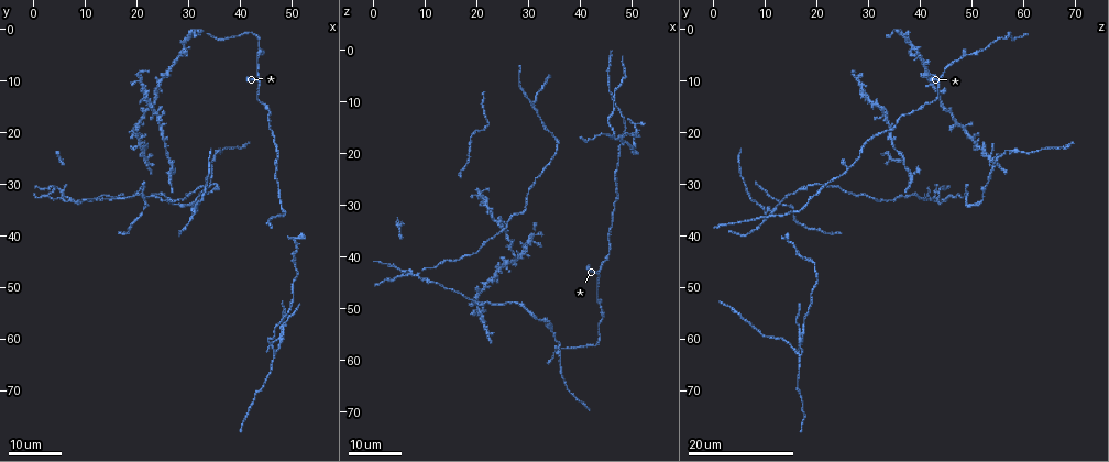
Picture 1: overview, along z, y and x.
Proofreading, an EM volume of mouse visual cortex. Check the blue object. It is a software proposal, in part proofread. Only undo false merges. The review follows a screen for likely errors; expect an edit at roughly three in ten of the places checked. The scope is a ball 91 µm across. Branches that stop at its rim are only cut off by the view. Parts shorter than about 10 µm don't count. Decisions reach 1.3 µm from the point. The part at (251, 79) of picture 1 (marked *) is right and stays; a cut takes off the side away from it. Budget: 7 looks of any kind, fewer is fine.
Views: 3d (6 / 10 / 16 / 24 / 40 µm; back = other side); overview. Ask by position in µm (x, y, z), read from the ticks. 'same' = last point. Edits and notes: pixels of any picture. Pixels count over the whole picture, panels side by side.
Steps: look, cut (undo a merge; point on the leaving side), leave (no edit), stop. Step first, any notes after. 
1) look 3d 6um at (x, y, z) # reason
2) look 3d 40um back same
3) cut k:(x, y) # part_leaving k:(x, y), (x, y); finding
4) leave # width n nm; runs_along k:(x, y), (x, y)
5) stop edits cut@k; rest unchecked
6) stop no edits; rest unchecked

look 3d 16um at (35.0, 31.0, 17.5)

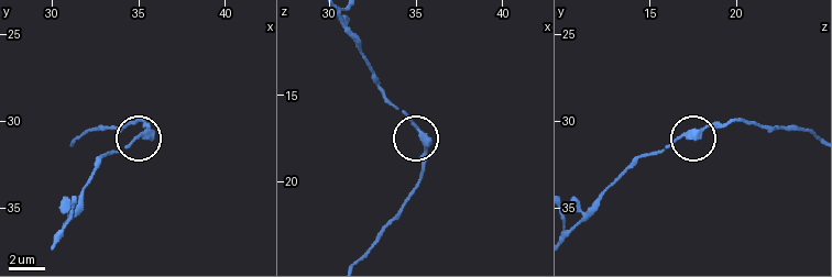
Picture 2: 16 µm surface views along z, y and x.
look 3d 6um at (35.5, 30.8, 17.8)

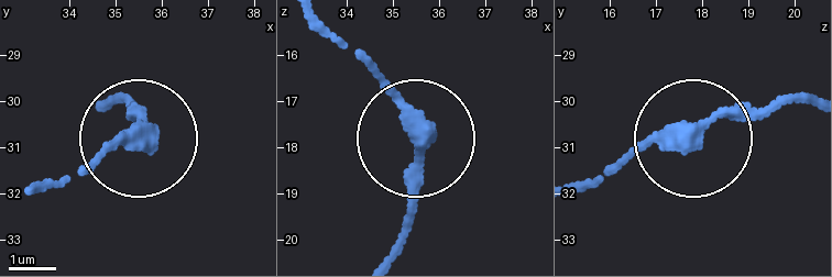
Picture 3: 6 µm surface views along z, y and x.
leave # side_arm 36 um; continuous, no second neuron

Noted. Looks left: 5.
look 3d 16um at (30.5, 34.5, 10.5)

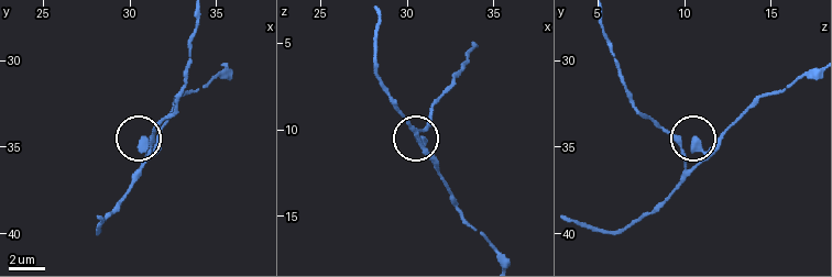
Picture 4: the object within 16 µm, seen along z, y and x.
look 3d 10um at (30.7, 34.9, 10.5)

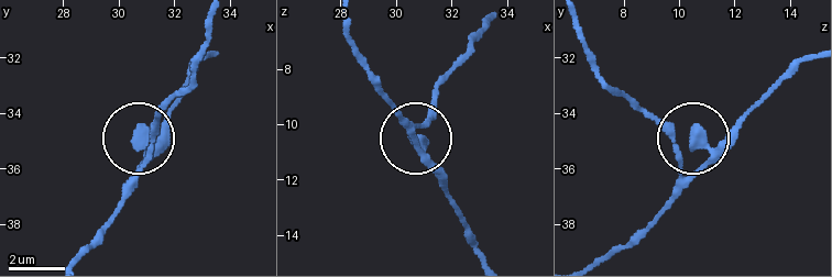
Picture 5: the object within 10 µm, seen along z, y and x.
look 3d 6um at (30.7, 34.8, 10.7)

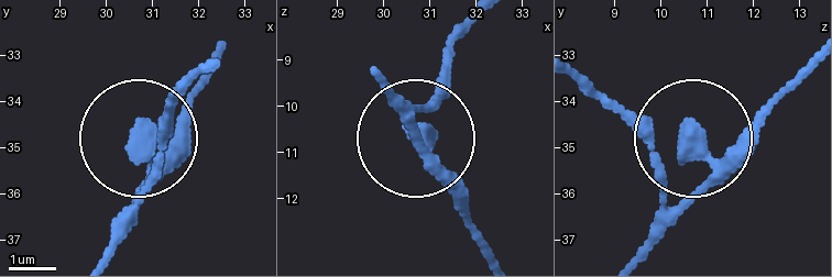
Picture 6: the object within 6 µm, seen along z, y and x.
leave # side_arm 16 um; continuous, no second neuron

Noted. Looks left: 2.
look 3d 24um at (48.0, 59.0, 17.5) # side arm on a straight run

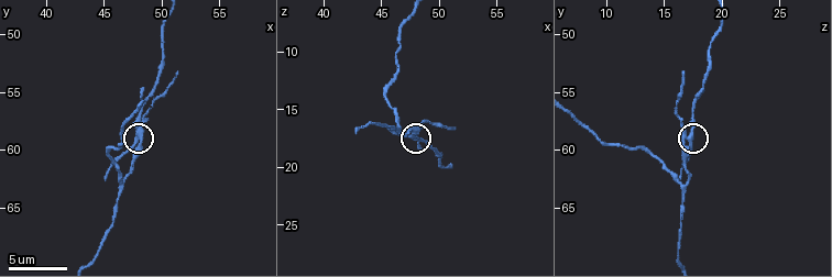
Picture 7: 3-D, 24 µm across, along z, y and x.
look 3d 10um at (47.8, 59.0, 17.2) # zoom in

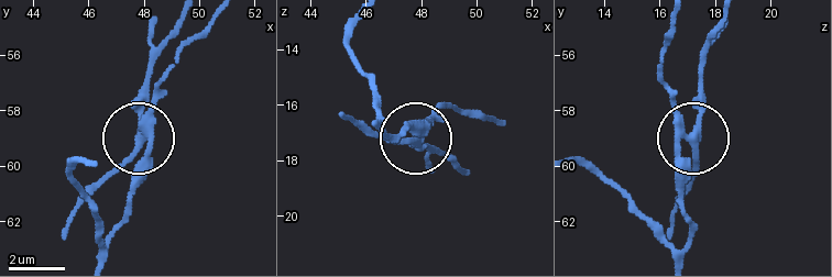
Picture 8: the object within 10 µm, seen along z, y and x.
cut 8:(124, 165) # part_leaving 8:(145, 131), (140, 96), (148, 61), (178, 18); a second neuron is stuck on

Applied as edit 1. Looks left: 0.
stop edits cut@8; rest unchecked

